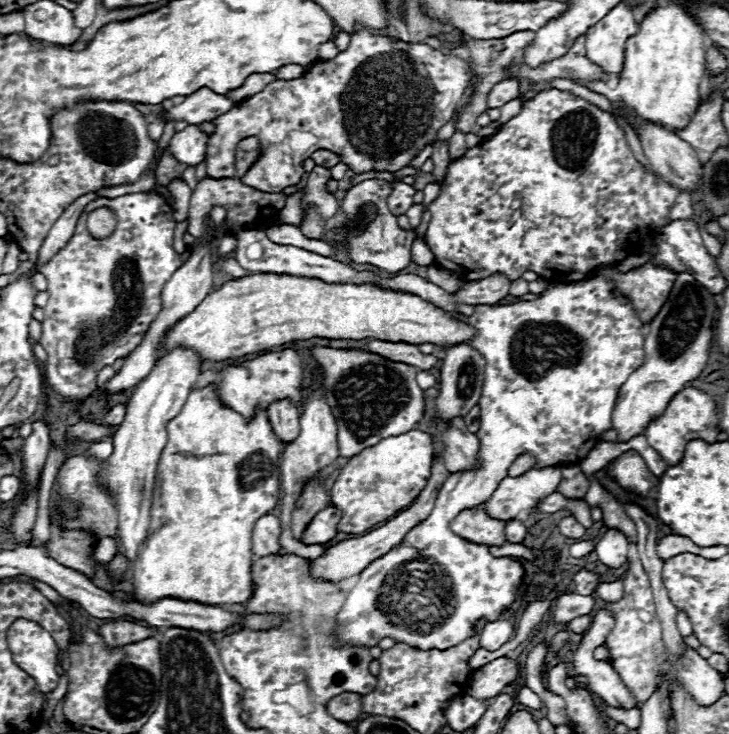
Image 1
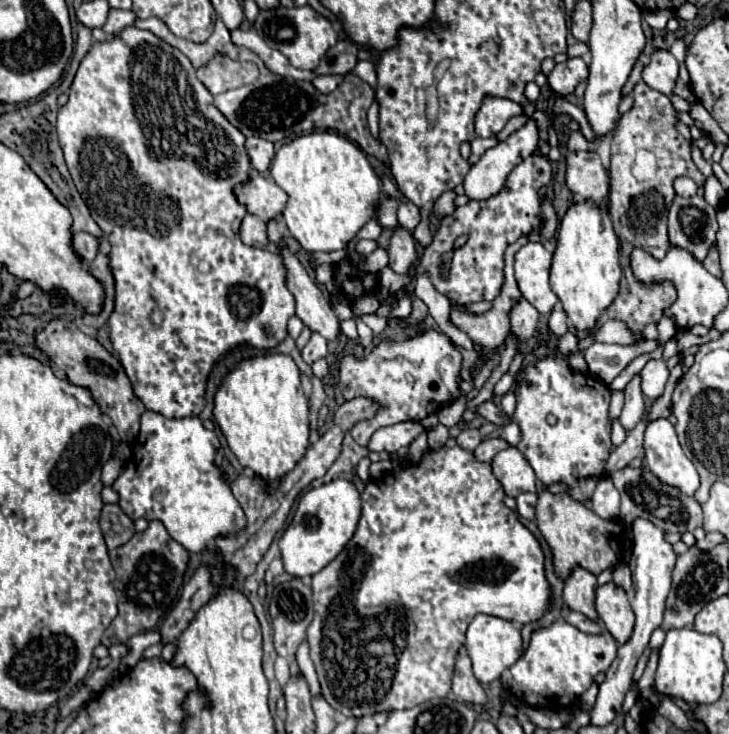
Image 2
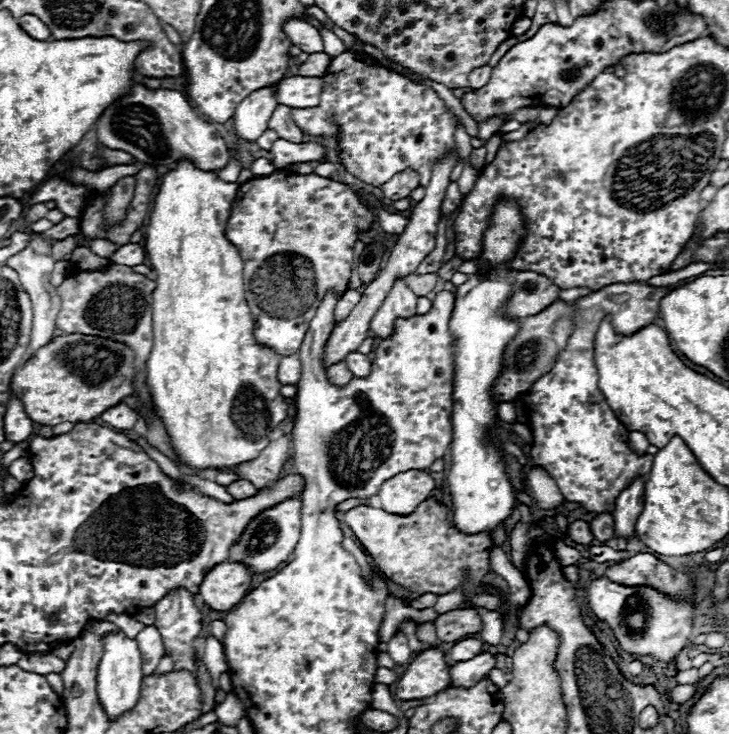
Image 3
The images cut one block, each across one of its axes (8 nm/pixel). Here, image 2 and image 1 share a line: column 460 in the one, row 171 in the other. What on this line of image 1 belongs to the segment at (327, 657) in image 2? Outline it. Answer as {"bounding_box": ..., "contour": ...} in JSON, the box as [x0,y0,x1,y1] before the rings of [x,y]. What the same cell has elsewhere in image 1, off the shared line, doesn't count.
{"bounding_box":[426,88,680,282],"contour":[[[552,88],[552,90],[540,92],[538,96],[528,100],[522,106],[520,114],[514,116],[510,122],[502,124],[494,136],[482,140],[478,146],[470,148],[460,160],[452,162],[448,166],[448,174],[446,174],[444,184],[440,188],[440,196],[428,206],[432,218],[430,218],[428,232],[426,232],[426,244],[434,252],[434,264],[450,270],[460,280],[468,280],[468,282],[480,280],[480,278],[500,274],[500,272],[506,274],[508,278],[516,280],[524,272],[532,270],[550,282],[576,282],[576,280],[582,280],[588,272],[592,272],[600,264],[616,266],[618,262],[622,262],[628,256],[628,254],[620,254],[624,244],[638,242],[638,240],[642,240],[642,236],[654,234],[656,230],[666,226],[668,224],[666,216],[668,216],[678,194],[680,194],[678,188],[666,184],[660,176],[646,172],[646,168],[638,160],[634,160],[634,154],[632,154],[630,146],[626,144],[624,130],[618,126],[618,122],[612,122],[612,114],[600,110],[598,106],[590,104],[584,98],[578,98],[568,92]]]}

